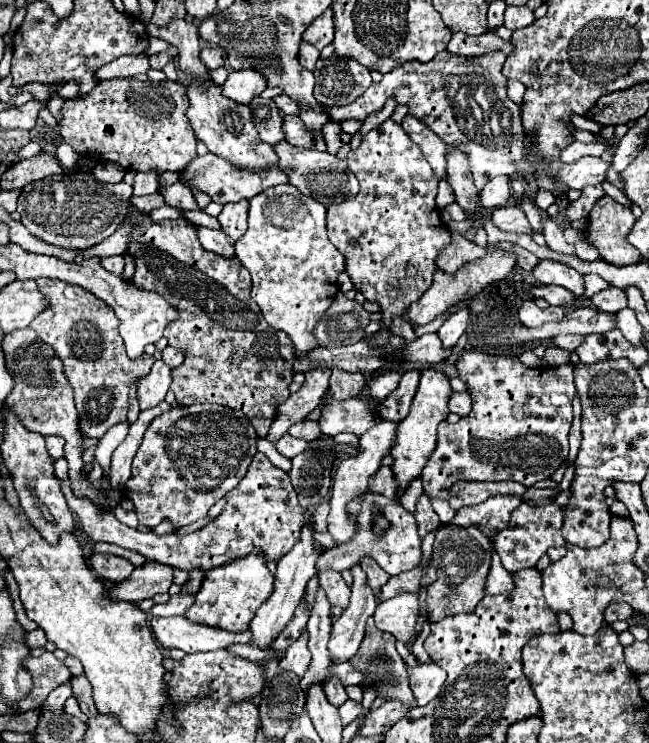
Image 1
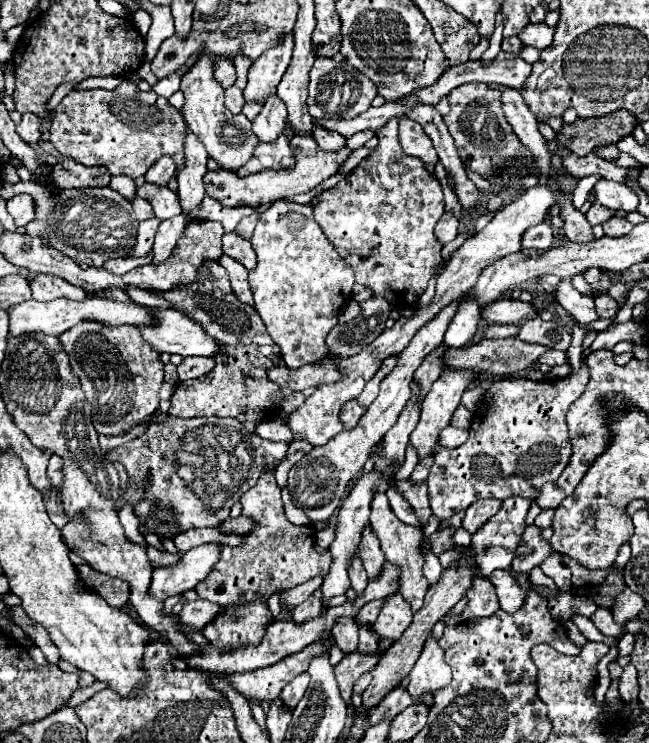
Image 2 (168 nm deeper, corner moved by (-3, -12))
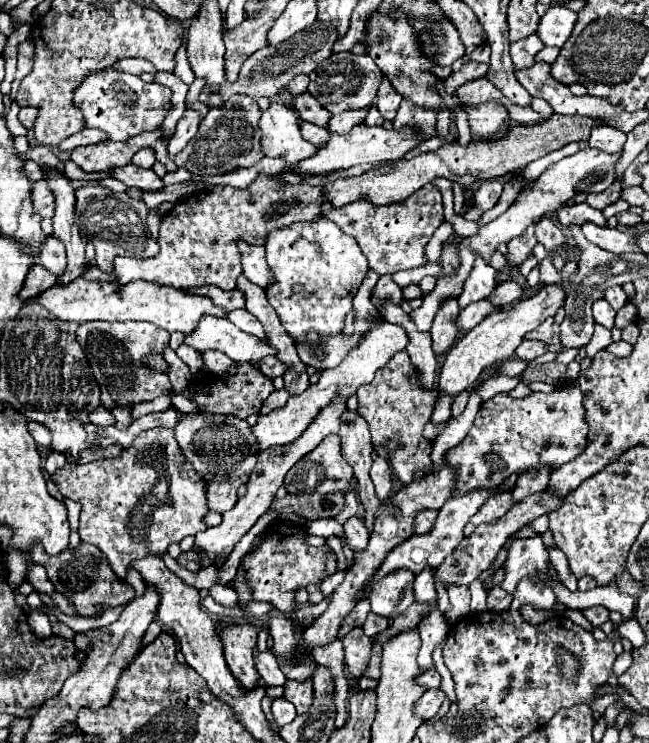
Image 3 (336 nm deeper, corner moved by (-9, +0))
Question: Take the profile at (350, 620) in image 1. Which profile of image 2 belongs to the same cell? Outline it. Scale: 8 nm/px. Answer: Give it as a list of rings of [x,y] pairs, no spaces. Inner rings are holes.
[[[360,558],[352,560],[352,566],[350,566],[348,574],[350,574],[350,582],[352,582],[354,592],[356,592],[358,596],[364,594],[364,588],[366,588],[366,584],[368,584],[368,576],[366,576],[366,572],[364,572],[364,566],[362,566]]]

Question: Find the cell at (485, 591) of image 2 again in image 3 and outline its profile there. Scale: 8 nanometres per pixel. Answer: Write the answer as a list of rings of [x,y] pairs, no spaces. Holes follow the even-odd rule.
[[[492,588],[488,594],[488,610],[492,612],[506,612],[506,608],[510,608],[512,604],[512,596],[508,592],[504,592],[502,588]]]

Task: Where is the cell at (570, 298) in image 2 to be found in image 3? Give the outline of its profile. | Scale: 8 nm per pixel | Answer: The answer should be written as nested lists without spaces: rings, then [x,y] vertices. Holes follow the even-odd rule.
[[[596,300],[594,302],[594,320],[598,322],[598,324],[602,324],[604,328],[608,328],[608,330],[612,330],[614,328],[614,316],[616,316],[616,310],[614,308],[610,308],[610,304],[606,304],[606,300]]]

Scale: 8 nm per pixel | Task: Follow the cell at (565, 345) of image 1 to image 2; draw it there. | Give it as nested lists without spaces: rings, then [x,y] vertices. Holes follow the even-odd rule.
[[[552,348],[552,350],[548,350],[546,354],[542,354],[542,356],[538,358],[538,362],[544,362],[544,364],[548,364],[548,366],[564,364],[566,360],[568,360],[568,354],[566,354],[566,352],[556,352],[554,348]]]

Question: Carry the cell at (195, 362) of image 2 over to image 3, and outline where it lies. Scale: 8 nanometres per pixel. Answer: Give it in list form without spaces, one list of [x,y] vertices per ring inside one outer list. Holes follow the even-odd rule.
[[[206,350],[202,352],[206,370],[210,374],[234,374],[236,372],[236,362],[230,360],[226,354],[222,352],[214,352],[214,350]]]

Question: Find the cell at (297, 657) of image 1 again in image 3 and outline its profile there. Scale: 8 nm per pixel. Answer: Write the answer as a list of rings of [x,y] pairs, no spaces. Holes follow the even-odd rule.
[[[286,682],[284,684],[284,698],[296,706],[298,714],[306,714],[310,708],[310,700],[314,698],[312,694],[312,684],[310,682]]]

